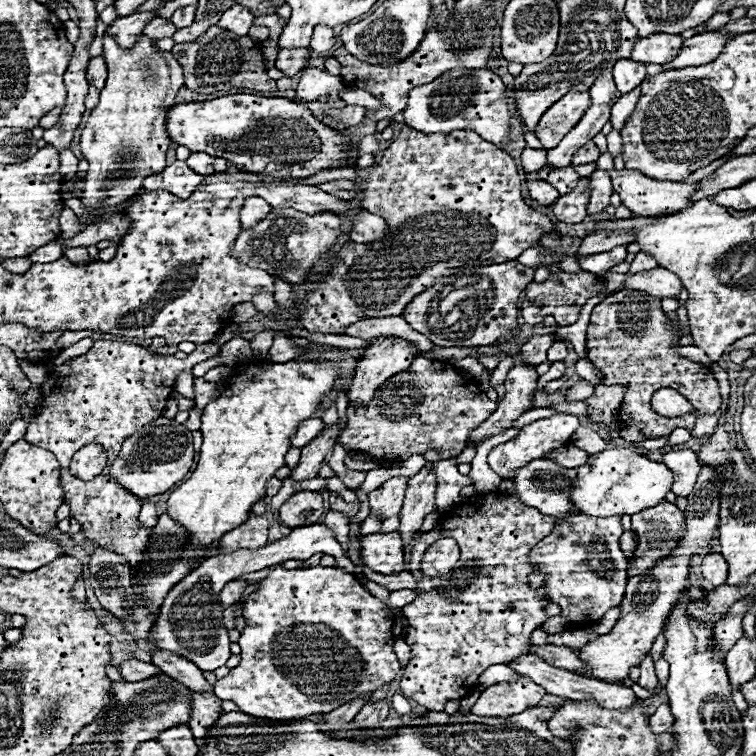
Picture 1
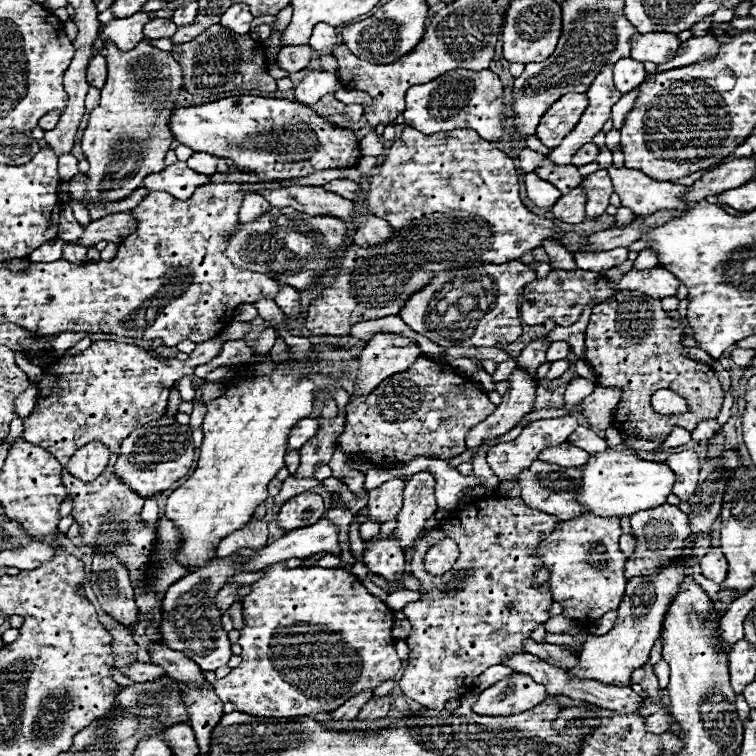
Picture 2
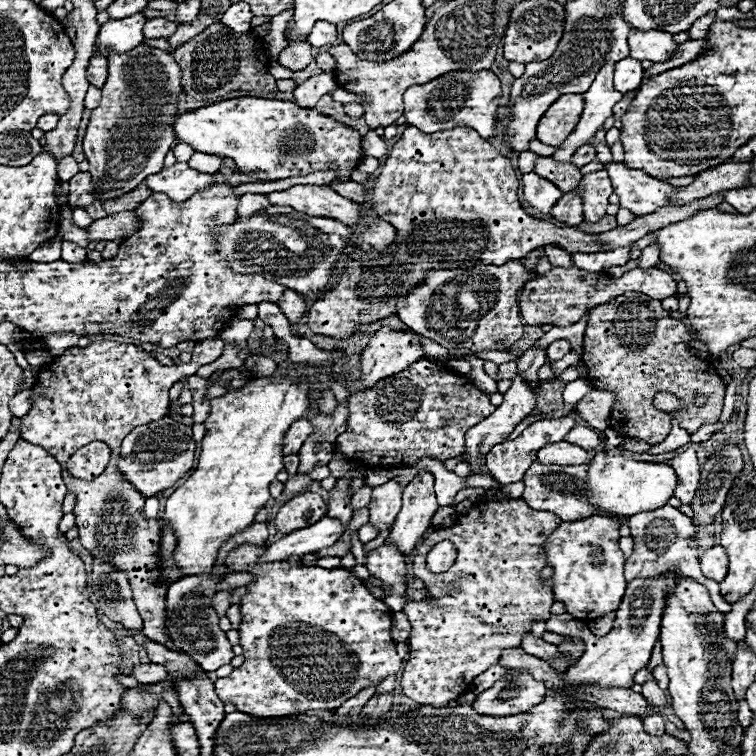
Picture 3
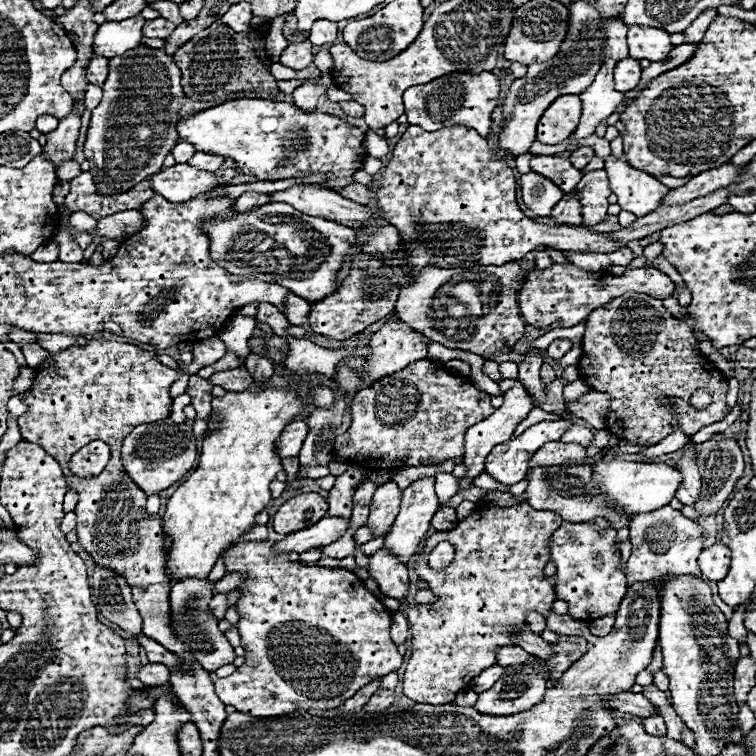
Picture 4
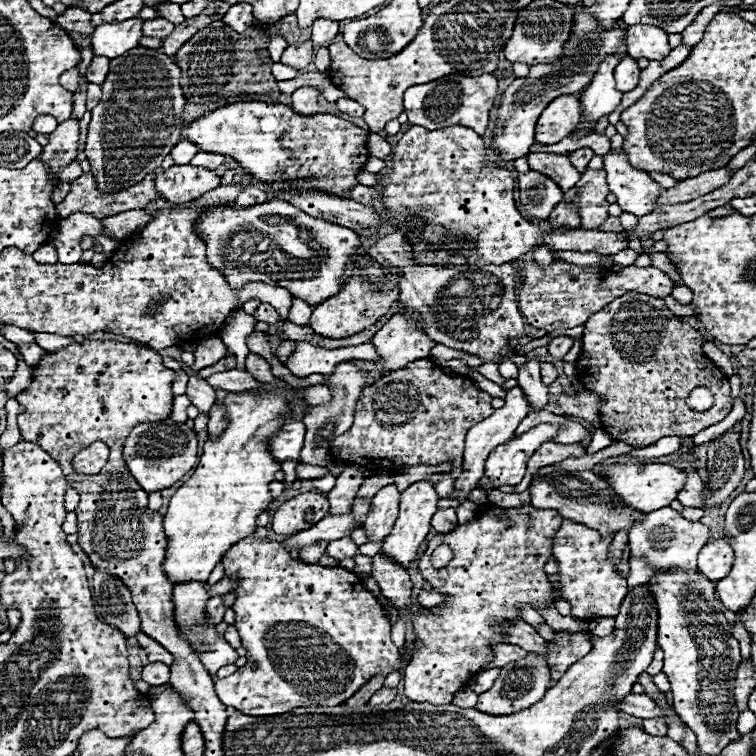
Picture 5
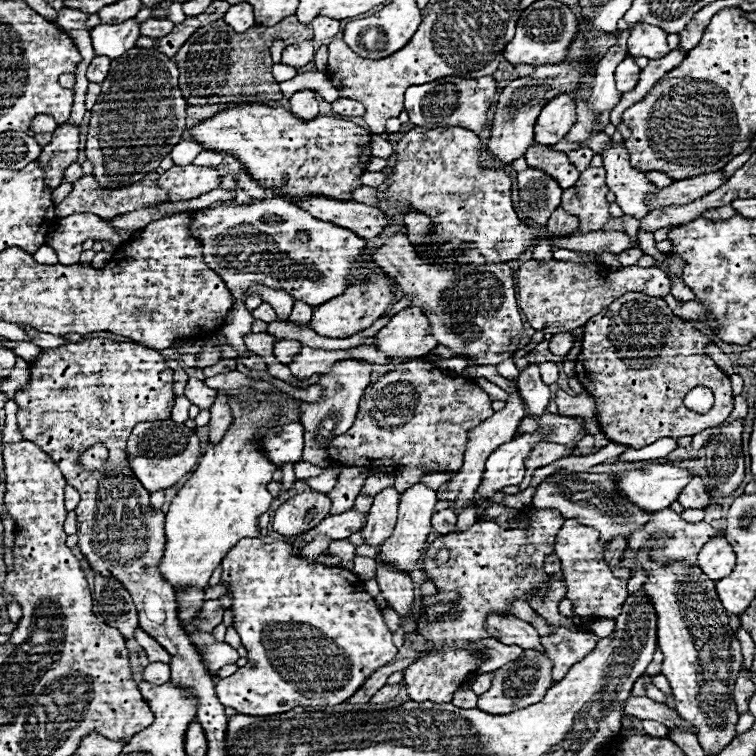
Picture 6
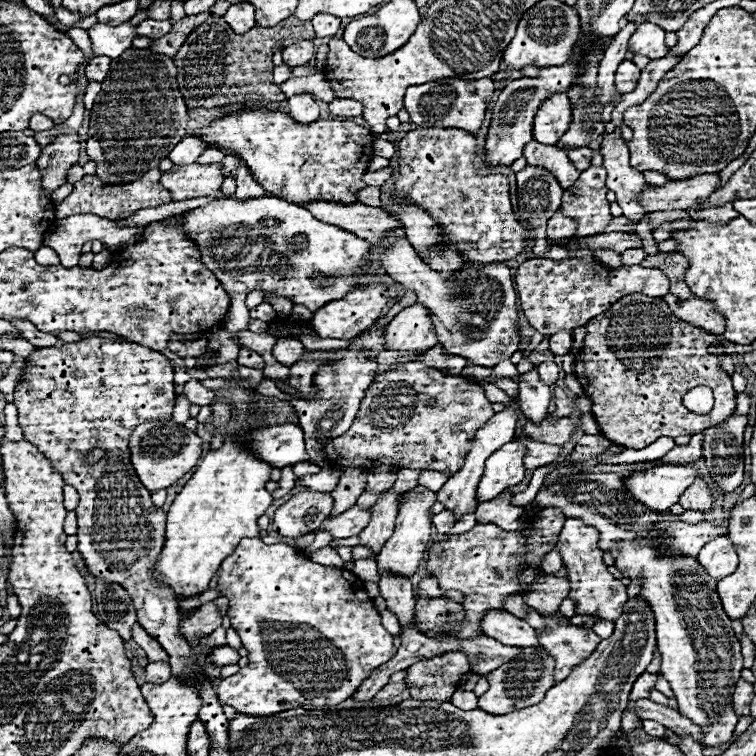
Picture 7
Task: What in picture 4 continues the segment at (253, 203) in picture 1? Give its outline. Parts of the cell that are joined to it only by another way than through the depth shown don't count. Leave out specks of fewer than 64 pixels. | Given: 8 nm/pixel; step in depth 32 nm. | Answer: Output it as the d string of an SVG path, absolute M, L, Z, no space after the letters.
M244 192L242 196L236 198L236 210L240 212L248 212L256 206L268 204L270 202L270 194L262 194L262 192Z

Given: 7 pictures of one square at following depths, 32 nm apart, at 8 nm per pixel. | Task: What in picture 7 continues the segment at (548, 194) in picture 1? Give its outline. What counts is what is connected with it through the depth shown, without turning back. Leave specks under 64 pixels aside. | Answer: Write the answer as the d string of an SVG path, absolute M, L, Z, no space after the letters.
M528 164L524 170L516 172L516 218L528 224L536 240L544 238L546 222L562 204L562 192L564 188L560 188L556 176L546 168Z

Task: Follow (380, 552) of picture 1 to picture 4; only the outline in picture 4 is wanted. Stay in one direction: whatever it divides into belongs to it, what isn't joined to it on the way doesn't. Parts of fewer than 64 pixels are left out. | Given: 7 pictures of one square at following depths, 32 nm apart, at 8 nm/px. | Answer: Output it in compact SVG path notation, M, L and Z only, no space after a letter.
M378 550L370 556L370 576L378 582L380 590L388 598L400 600L400 604L406 604L410 598L410 580L408 580L408 568L392 556L388 550Z

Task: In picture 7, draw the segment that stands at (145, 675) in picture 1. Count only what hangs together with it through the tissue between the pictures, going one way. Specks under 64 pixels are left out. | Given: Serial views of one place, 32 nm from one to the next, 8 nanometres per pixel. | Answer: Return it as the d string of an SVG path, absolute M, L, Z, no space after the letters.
M150 662L146 666L146 680L152 684L162 684L170 678L170 664L168 662Z

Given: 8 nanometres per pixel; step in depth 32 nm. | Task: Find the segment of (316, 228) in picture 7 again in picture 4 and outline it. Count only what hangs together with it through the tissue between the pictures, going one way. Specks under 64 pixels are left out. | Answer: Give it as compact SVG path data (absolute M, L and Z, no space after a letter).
M268 202L250 212L232 212L232 216L214 216L204 222L210 238L210 256L230 272L232 280L260 278L288 288L310 304L322 300L338 288L338 276L346 256L358 244L356 230L324 218L312 218L292 206Z

